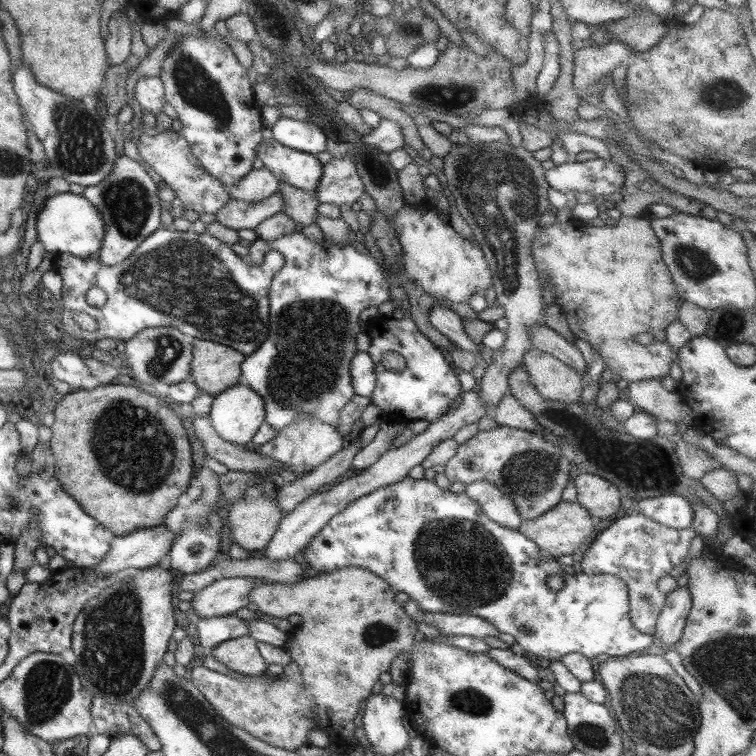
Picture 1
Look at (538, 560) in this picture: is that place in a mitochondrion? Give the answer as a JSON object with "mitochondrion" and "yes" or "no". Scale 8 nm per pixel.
{"mitochondrion":"no"}

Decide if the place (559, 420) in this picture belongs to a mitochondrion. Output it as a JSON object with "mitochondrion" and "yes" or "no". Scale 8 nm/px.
{"mitochondrion":"yes"}

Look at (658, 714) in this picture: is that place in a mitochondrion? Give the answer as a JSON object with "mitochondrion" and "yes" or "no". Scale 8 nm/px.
{"mitochondrion":"yes"}

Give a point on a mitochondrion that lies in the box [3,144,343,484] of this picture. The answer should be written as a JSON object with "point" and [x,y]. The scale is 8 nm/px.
{"point":[184,279]}

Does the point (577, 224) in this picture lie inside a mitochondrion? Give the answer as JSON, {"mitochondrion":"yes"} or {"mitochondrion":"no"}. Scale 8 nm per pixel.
{"mitochondrion":"no"}

